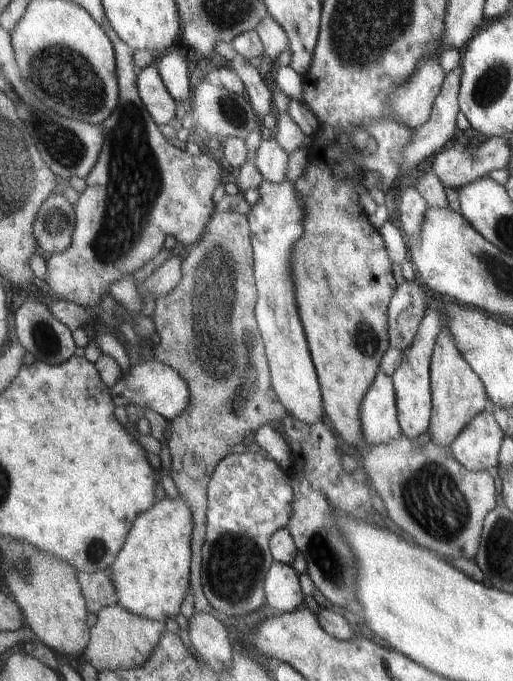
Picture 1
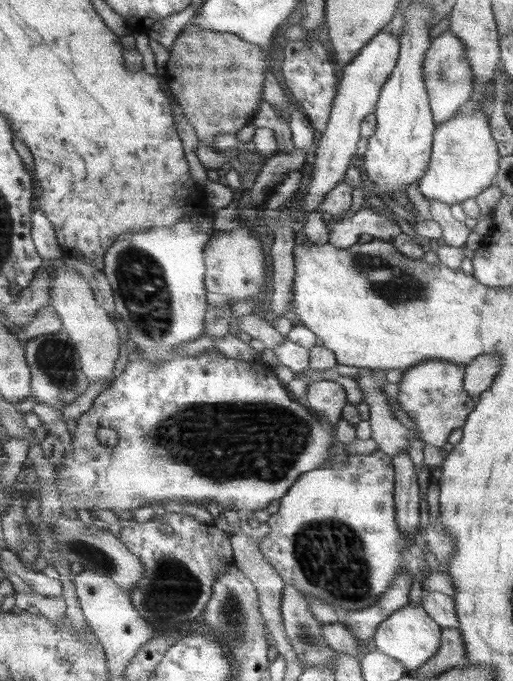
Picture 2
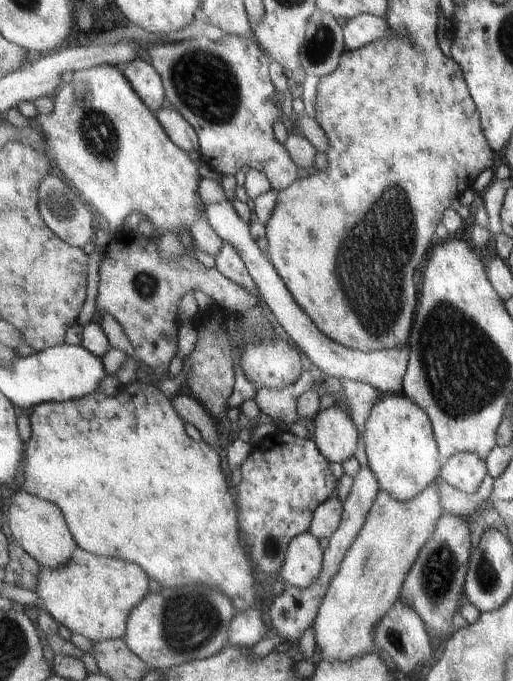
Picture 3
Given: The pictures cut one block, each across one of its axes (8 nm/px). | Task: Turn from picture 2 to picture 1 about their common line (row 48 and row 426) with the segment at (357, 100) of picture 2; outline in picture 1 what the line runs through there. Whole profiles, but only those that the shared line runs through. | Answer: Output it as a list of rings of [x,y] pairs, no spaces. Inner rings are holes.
[[[383,371],[377,373],[376,381],[365,395],[361,406],[365,444],[388,445],[403,434],[393,377]]]

